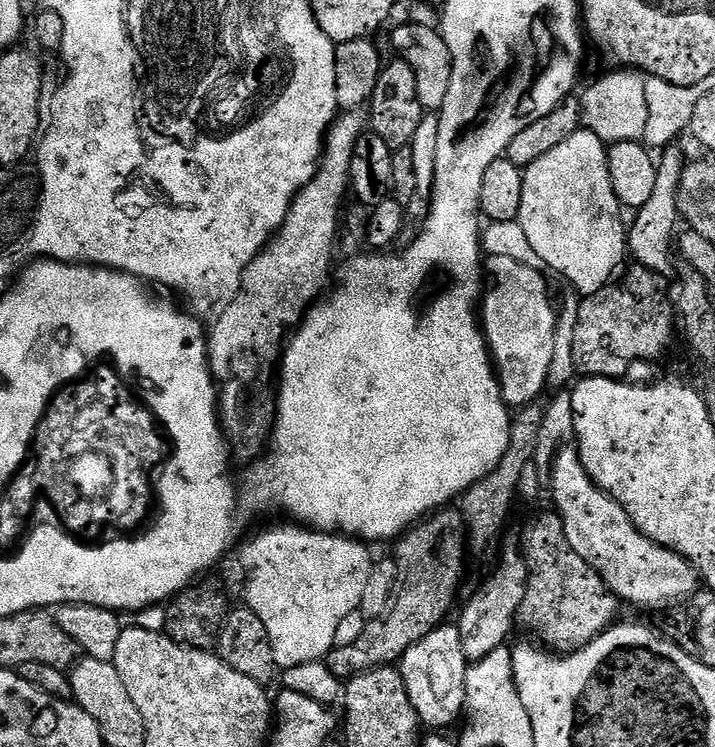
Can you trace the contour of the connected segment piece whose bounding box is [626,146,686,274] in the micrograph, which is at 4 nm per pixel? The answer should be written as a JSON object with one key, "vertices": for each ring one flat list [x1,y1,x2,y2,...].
{"vertices":[[676,146,665,147,659,153,654,192,650,194,650,202,639,208,635,213,636,221,630,224,626,232,626,248,632,256,631,259,641,264,643,268,652,269,656,274,660,274,668,264,668,251,672,248,672,231,676,228,676,220,678,224,676,194,680,188,680,178,685,166,686,159,684,160,683,154,676,149]]}

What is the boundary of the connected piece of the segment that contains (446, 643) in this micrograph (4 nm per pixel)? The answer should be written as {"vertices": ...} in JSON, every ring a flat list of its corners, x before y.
{"vertices":[[445,622,439,628,434,629,426,638,422,638,398,662,400,678,404,682,404,695,408,698,408,707,416,714,417,721,421,725,429,724,432,730,444,730,447,724,452,724,464,709,464,678,466,661,462,654,462,642,460,630,455,623]]}

